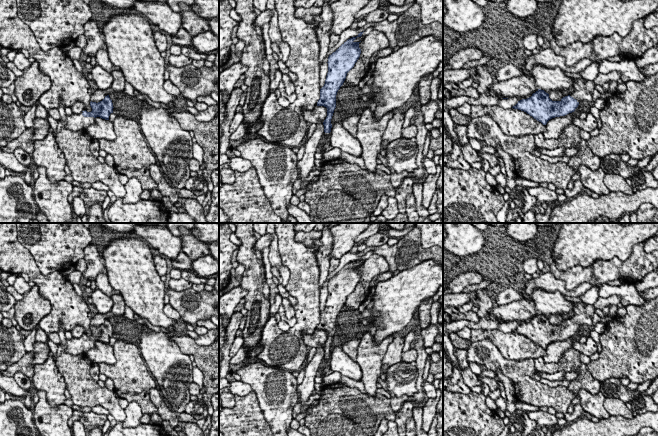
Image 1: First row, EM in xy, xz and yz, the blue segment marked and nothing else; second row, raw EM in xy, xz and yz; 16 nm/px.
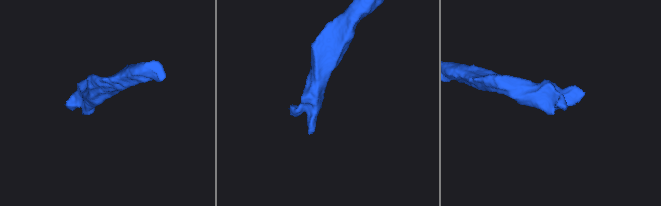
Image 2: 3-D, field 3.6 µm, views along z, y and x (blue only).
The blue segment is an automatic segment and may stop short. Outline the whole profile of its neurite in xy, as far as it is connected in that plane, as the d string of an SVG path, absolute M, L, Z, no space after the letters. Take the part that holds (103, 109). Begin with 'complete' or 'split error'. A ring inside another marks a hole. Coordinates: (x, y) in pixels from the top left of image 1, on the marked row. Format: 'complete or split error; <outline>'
split error; M109 95L96 103L90 102L92 108L91 112L87 112L85 109L80 114L73 113L72 115L66 116L66 122L58 120L57 128L53 131L50 127L50 132L54 135L59 133L63 128L69 129L71 131L86 130L90 125L95 123L95 118L100 117L105 120L109 120L109 116L113 113L113 103Z

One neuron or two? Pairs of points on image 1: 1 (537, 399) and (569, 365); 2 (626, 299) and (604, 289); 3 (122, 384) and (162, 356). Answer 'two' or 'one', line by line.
1: two
2: one
3: two

